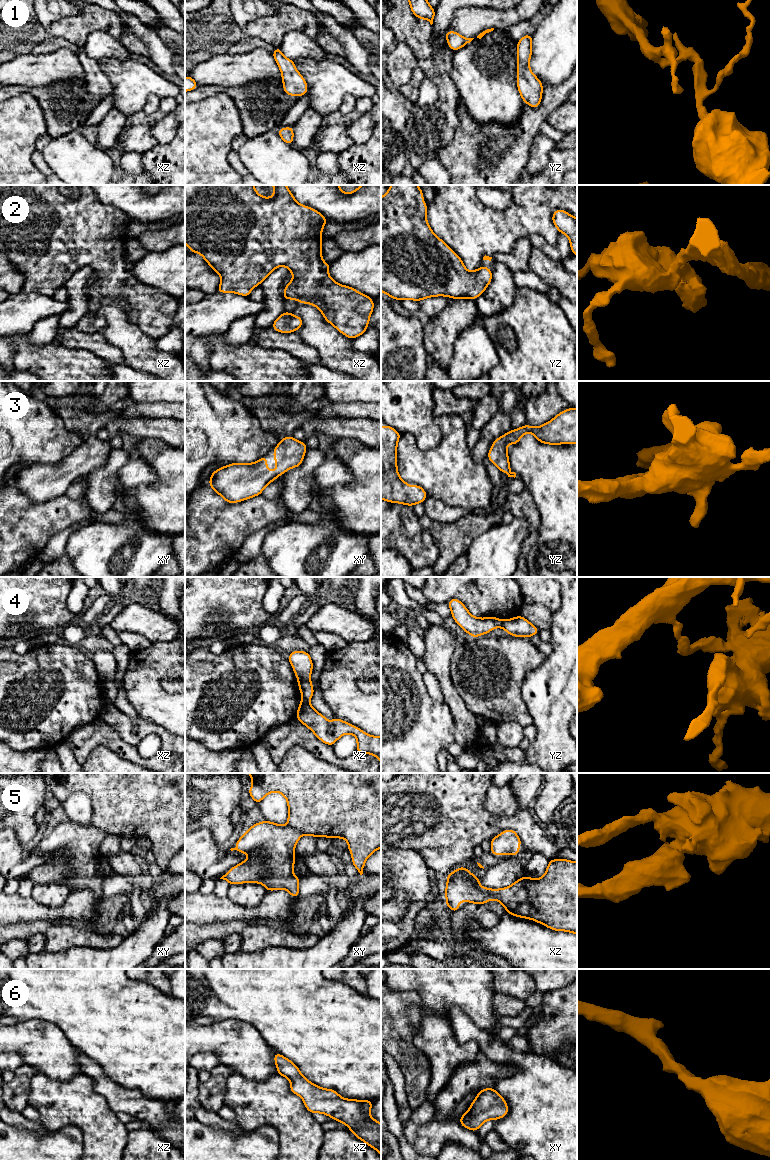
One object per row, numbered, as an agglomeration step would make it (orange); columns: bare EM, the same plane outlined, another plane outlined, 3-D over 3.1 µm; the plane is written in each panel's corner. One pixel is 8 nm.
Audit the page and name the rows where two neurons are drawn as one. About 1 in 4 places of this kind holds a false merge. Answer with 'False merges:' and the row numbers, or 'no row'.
False merges: 4, 5

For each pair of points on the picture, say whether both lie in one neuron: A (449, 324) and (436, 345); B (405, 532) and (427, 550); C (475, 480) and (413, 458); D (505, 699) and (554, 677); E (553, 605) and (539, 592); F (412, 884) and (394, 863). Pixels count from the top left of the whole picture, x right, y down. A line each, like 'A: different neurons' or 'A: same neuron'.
A: same neuron
B: same neuron
C: same neuron
D: different neurons
E: same neuron
F: same neuron

